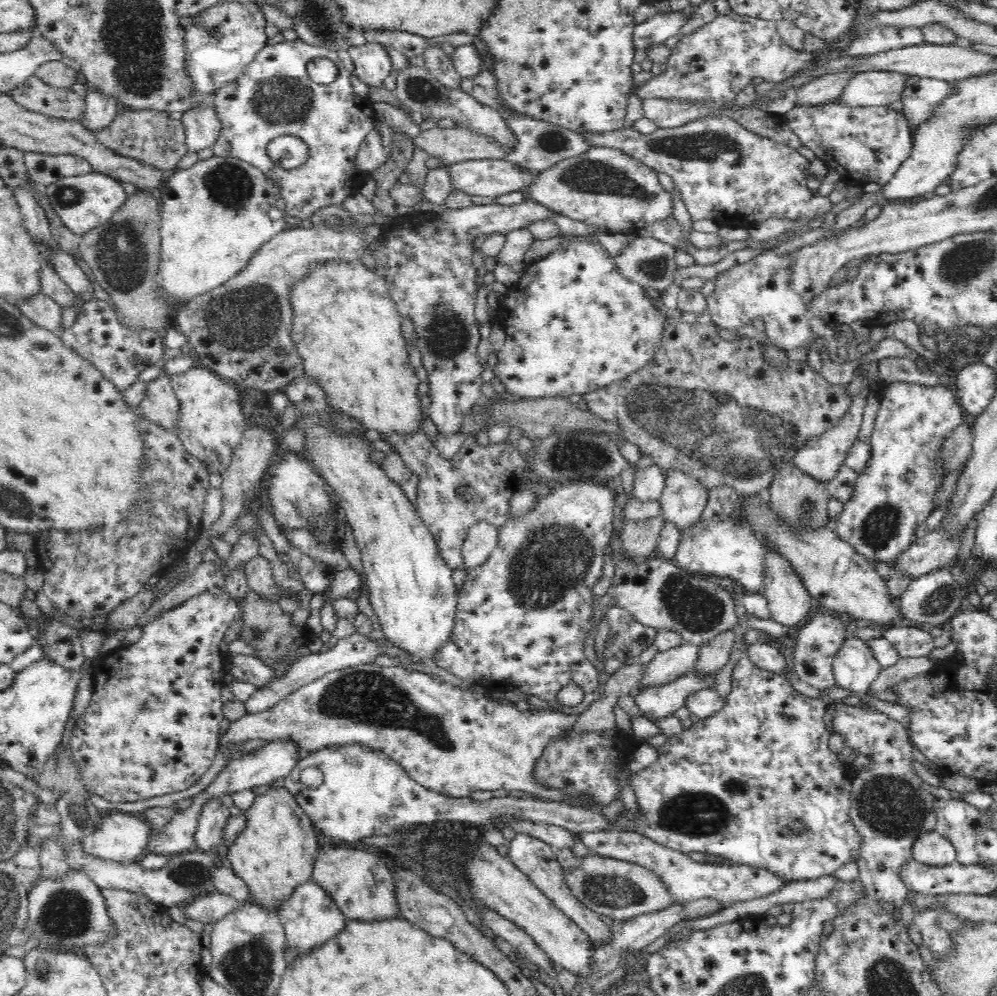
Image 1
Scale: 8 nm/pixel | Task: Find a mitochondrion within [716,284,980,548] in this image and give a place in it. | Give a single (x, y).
(807, 509)

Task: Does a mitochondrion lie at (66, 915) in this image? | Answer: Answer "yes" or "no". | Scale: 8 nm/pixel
yes

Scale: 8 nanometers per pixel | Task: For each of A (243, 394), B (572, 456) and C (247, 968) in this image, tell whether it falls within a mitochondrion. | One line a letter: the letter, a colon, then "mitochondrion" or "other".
A: other
B: mitochondrion
C: mitochondrion

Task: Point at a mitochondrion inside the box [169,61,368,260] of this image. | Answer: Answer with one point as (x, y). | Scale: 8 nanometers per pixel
(275, 99)

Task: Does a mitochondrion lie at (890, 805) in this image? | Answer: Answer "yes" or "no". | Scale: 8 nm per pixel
yes

